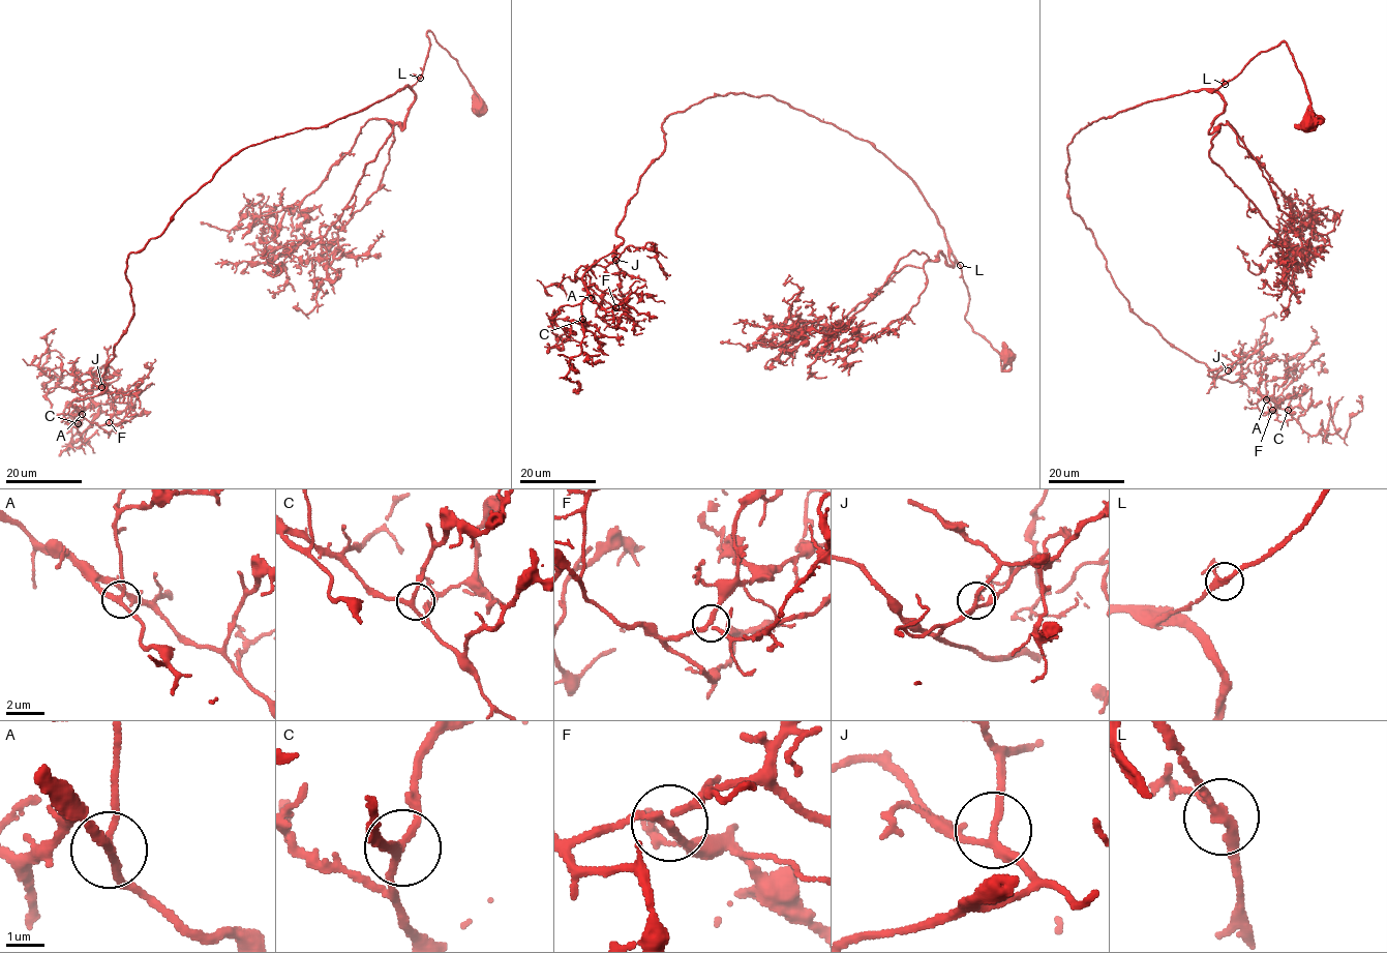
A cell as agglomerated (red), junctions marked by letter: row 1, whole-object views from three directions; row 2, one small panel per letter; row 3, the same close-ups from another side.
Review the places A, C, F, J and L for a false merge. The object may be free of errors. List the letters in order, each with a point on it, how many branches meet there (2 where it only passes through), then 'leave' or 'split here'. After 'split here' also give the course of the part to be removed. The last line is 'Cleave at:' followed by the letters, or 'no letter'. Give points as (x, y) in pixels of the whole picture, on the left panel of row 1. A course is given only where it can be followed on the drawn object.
A: place (82, 414); branches 3; leave
C: place (78, 423); branches 3; leave
F: place (109, 422); branches 3; leave
J: place (101, 387); branches 3; leave
L: place (420, 78); branches 3; leave
Cleave at: no letter

